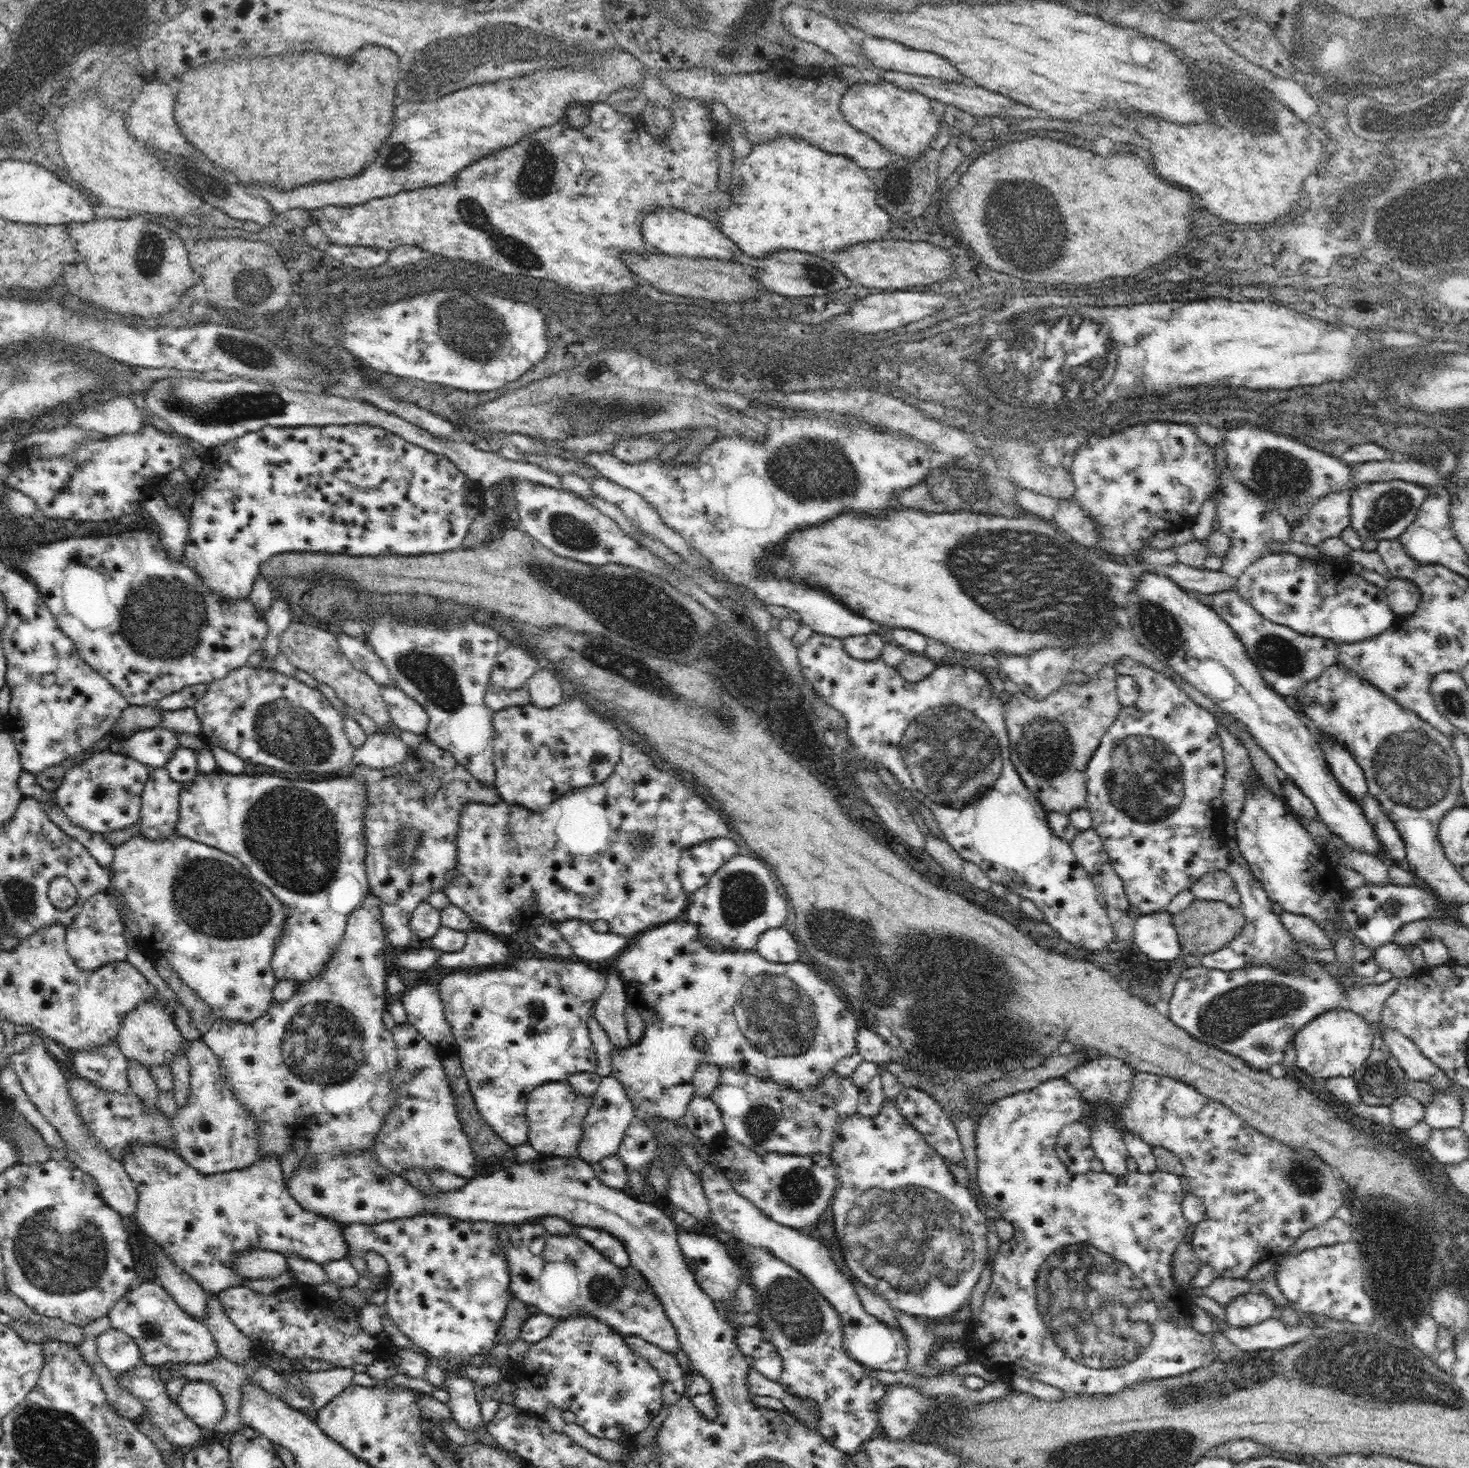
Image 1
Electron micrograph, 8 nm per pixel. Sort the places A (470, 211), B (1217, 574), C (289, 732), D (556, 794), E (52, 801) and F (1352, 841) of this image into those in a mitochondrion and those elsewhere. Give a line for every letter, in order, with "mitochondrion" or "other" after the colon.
A: mitochondrion
B: other
C: mitochondrion
D: other
E: other
F: other

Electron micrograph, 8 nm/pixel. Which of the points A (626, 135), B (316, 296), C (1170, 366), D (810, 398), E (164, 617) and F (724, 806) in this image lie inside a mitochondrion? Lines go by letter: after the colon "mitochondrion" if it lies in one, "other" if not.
A: other
B: mitochondrion
C: other
D: other
E: mitochondrion
F: other

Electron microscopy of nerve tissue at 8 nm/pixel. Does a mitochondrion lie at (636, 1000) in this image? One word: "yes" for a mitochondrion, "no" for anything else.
no

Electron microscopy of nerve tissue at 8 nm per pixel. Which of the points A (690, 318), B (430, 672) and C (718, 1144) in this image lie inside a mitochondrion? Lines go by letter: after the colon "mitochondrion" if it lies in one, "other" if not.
A: mitochondrion
B: mitochondrion
C: other

